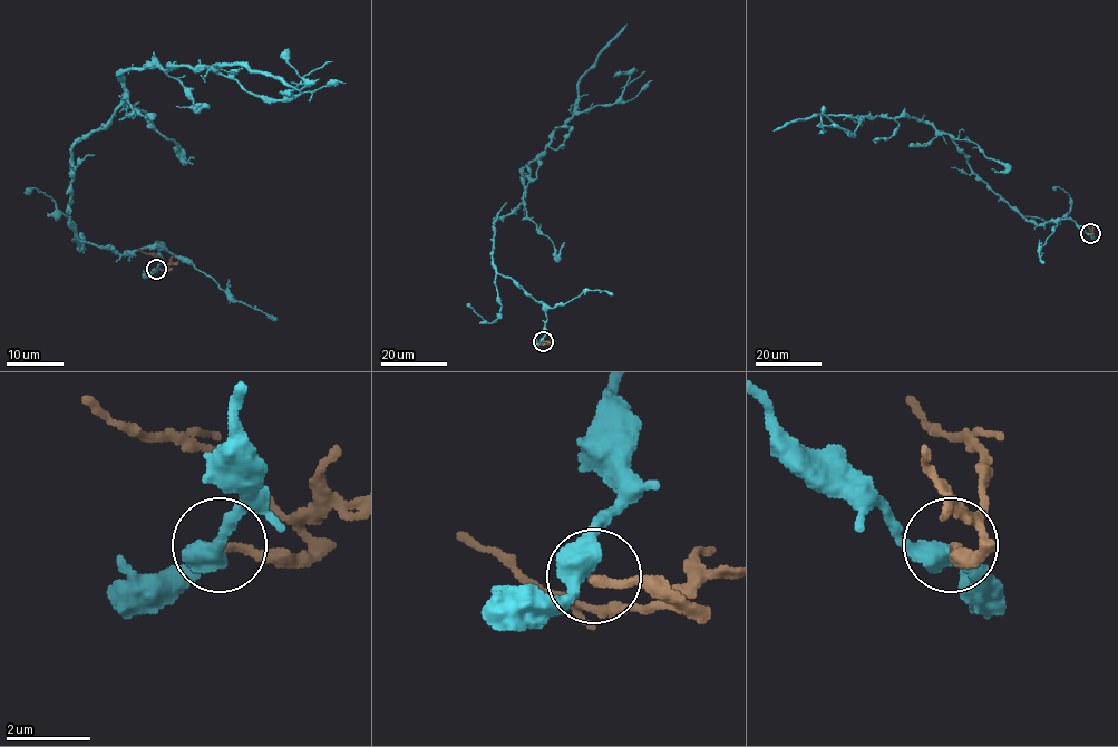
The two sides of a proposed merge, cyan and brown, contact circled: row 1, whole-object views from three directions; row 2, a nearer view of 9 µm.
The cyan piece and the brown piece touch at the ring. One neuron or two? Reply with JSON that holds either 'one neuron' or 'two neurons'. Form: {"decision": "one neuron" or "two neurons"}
{"decision": "two neurons"}

